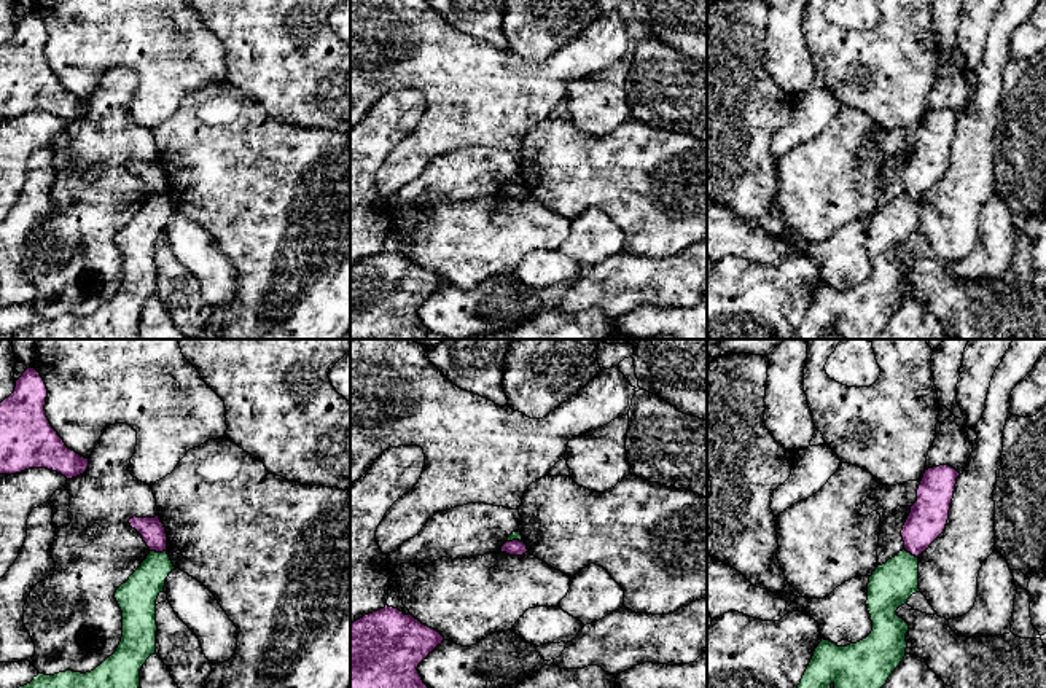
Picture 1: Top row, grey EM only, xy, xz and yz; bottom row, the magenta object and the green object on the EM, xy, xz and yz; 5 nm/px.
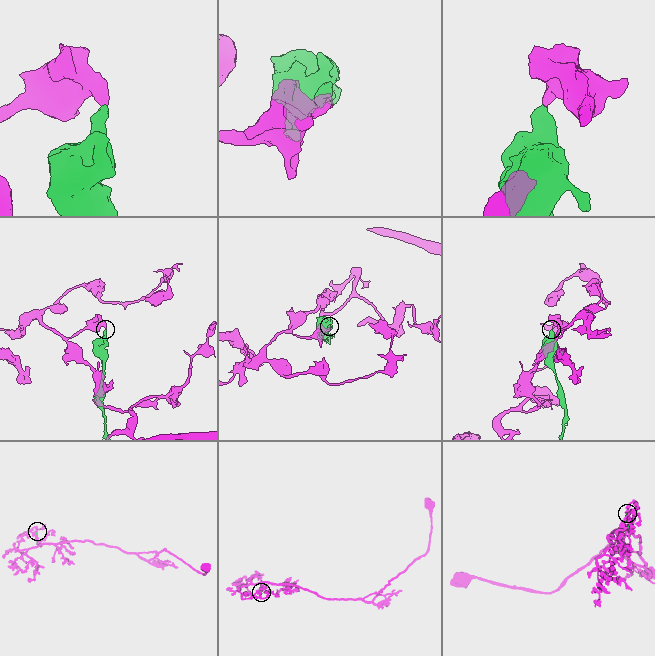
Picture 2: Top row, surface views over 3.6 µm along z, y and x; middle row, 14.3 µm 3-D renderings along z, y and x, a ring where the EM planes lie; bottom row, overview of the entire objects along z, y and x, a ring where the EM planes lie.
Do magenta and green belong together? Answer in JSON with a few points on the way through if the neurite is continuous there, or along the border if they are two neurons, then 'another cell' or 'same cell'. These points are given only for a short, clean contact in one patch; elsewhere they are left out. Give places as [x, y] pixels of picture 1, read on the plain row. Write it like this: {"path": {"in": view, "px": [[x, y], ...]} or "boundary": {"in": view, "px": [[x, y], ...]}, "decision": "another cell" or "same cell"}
{"boundary": {"in": "xy", "px": [[150, 193], [166, 195]]}, "decision": "another cell"}

